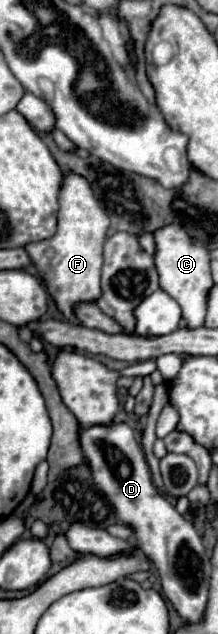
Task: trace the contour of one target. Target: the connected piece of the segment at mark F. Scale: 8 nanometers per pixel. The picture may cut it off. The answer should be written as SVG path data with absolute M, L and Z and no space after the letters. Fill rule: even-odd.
M76 172L64 174L58 202L60 202L60 210L58 210L56 234L48 240L24 246L24 250L30 254L38 274L44 278L46 288L54 298L58 310L64 314L66 320L70 320L72 324L78 324L72 306L76 302L94 302L100 298L102 246L106 240L110 218L106 218L106 212L102 210L102 206L98 206L98 200L94 198L94 192L90 190L90 184L86 182L86 178L82 178ZM46 248L56 250L54 258L44 256Z

